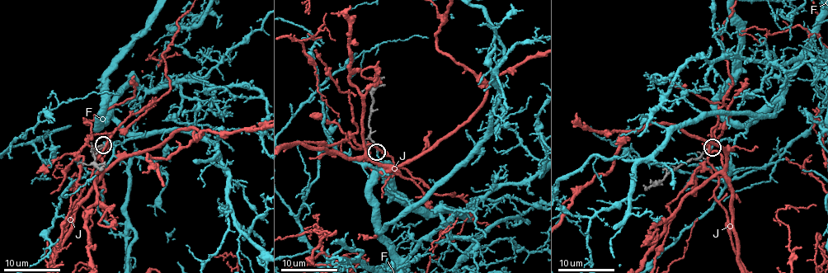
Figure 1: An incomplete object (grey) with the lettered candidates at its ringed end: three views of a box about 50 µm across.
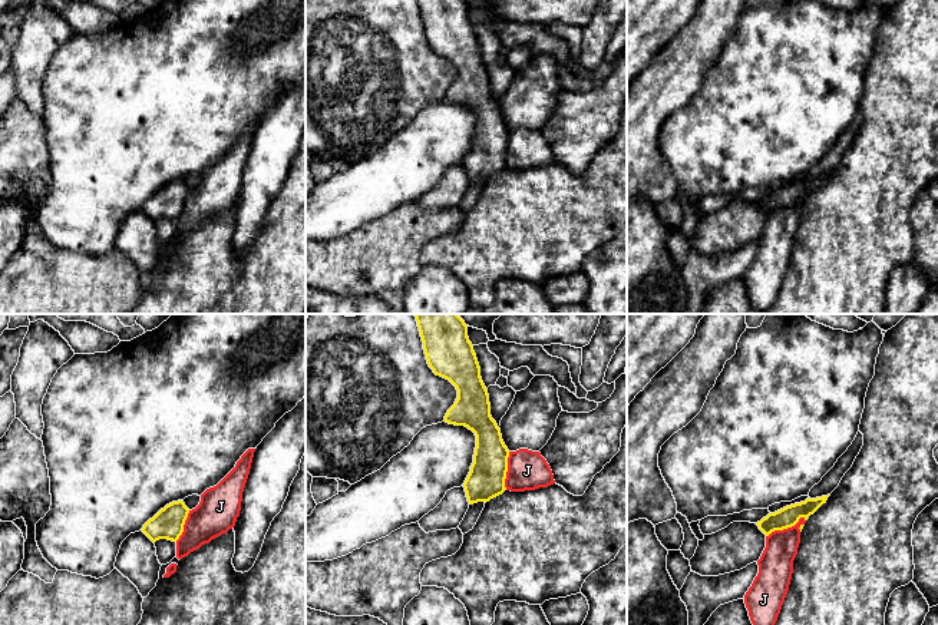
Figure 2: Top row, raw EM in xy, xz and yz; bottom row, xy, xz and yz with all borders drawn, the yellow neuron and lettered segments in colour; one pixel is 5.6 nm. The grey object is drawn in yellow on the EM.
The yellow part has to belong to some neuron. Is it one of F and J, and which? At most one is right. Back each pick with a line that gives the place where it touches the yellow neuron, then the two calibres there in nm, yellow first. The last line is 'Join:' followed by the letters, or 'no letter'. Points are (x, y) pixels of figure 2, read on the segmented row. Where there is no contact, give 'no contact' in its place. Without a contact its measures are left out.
F: no contact
Join: F

